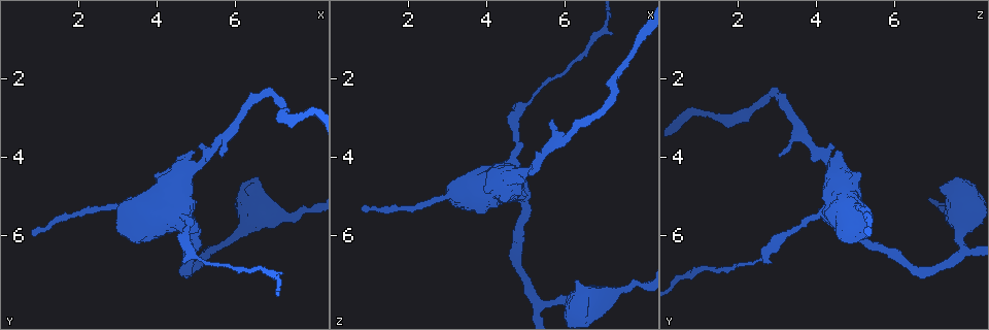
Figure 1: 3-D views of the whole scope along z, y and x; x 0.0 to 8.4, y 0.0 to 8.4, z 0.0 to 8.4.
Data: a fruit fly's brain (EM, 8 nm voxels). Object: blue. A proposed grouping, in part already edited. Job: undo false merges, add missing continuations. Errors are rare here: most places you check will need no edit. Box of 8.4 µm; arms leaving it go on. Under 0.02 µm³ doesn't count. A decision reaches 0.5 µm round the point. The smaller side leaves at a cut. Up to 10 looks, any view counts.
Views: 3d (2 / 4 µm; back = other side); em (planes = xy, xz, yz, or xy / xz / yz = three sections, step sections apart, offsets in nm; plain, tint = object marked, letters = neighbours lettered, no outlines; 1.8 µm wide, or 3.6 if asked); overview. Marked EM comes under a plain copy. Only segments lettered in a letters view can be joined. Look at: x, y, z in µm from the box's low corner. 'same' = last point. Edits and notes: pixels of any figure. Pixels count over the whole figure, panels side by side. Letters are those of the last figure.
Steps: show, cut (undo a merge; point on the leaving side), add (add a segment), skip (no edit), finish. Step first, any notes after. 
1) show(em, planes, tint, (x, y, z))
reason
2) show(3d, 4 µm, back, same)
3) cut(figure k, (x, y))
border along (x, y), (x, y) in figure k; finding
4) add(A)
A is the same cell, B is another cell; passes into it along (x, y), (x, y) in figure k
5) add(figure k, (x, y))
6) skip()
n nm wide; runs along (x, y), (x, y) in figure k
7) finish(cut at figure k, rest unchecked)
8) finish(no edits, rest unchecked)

show(3d, 2 µm, (0.80, 5.95, 5.30))
branch stops here

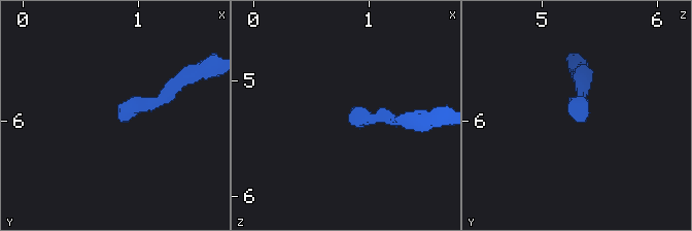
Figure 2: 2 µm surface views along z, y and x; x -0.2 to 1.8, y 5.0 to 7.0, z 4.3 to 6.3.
show(em, xy, step 8, letters, (0.84, 5.98, 5.36))

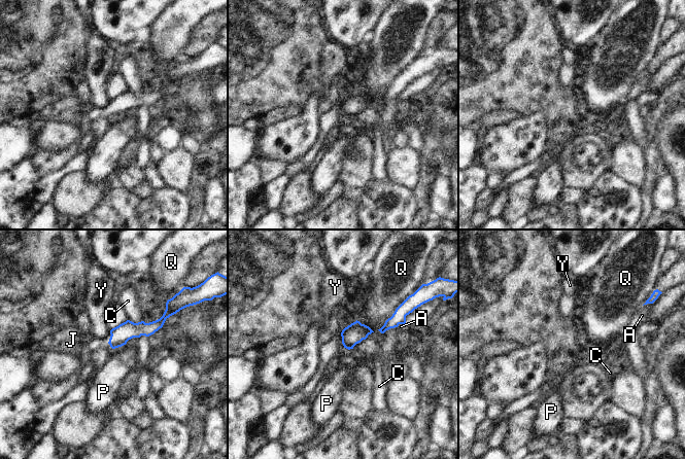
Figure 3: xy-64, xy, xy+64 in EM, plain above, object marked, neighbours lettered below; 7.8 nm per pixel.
skip()
Q touches over 280 nm; A, C, J, P, Q and Y are other cells; runs along (165, 316), (112, 344) in figure 3; no lettered segment goes on from it

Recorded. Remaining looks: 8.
show(em, planes, letters, (5.30, 6.40, 7.75))

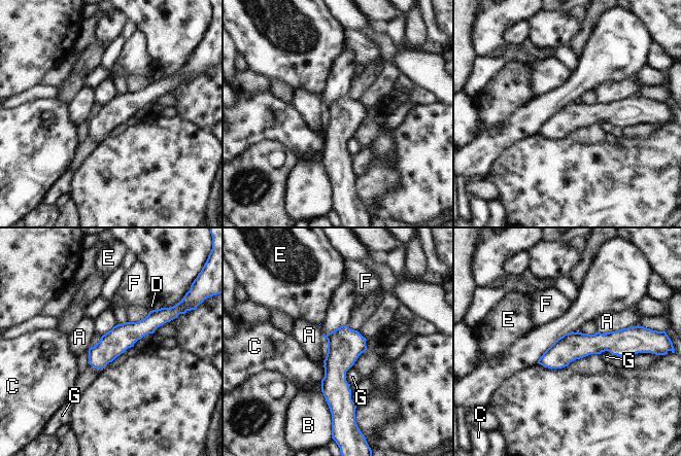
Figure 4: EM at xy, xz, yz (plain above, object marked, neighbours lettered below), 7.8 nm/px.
skip()
200 nm wide; A, B, C, D, E, F and G are other cells; border along (636, 325), (597, 332) in figure 4; one neuron here

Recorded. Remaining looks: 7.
show(3d, 4 µm, back, (6.25, 4.60, 7.75))
thick end

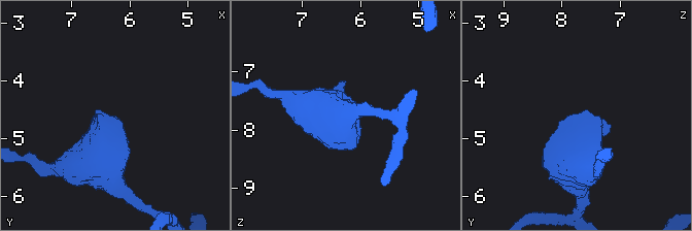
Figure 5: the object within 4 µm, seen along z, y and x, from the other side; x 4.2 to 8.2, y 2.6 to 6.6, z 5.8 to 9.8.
show(em, 3.6 µm, planes, letters, (6.20, 4.60, 7.70))
shape alone is not enough

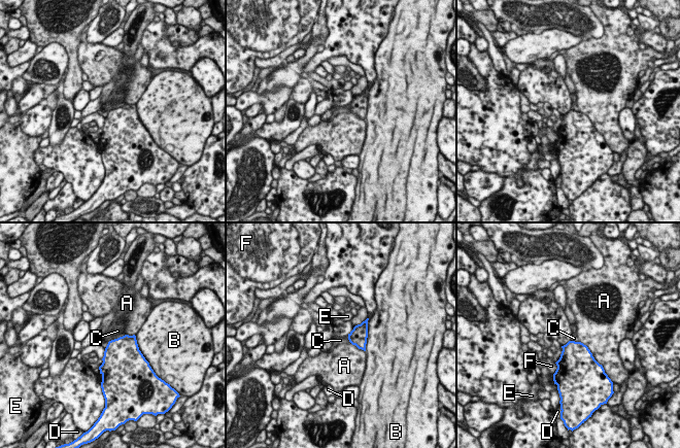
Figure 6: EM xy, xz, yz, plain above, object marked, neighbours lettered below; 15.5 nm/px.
skip()
B touches over 550 nm; A, B, C, D, E and F are other cells; border along (125, 334), (109, 341) in figure 6; no lettered segment goes on from it

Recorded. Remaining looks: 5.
show(em, yz, step 16, tint, (6.80, 2.40, 2.95))
sharp bend

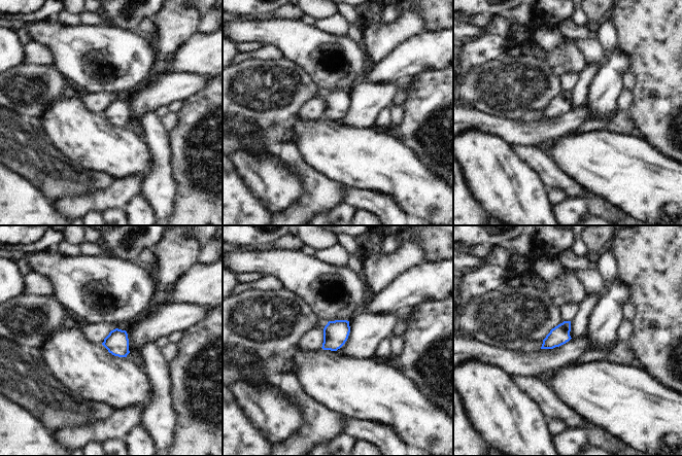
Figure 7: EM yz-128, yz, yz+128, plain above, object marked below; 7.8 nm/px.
show(em, planes, letters, same)

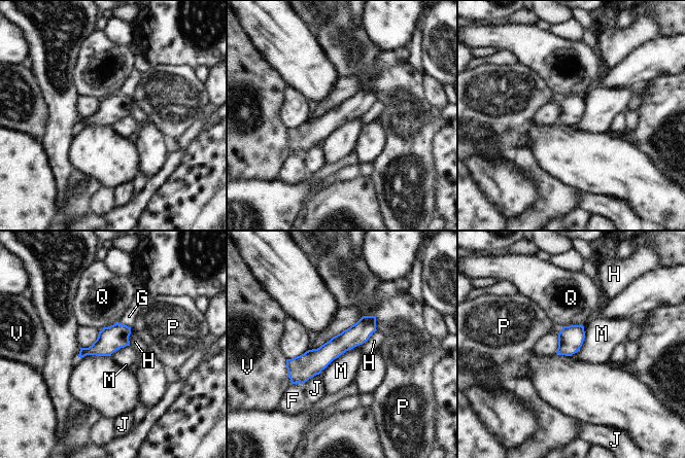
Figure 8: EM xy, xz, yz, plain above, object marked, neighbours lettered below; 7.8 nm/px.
skip()
F, G, H, J, M, P, Q and V are other cells; border along (361, 344), (334, 358), (318, 374) in figure 8; continuous, no second neuron

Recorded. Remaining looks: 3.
finish(no edits, rest unchecked)

